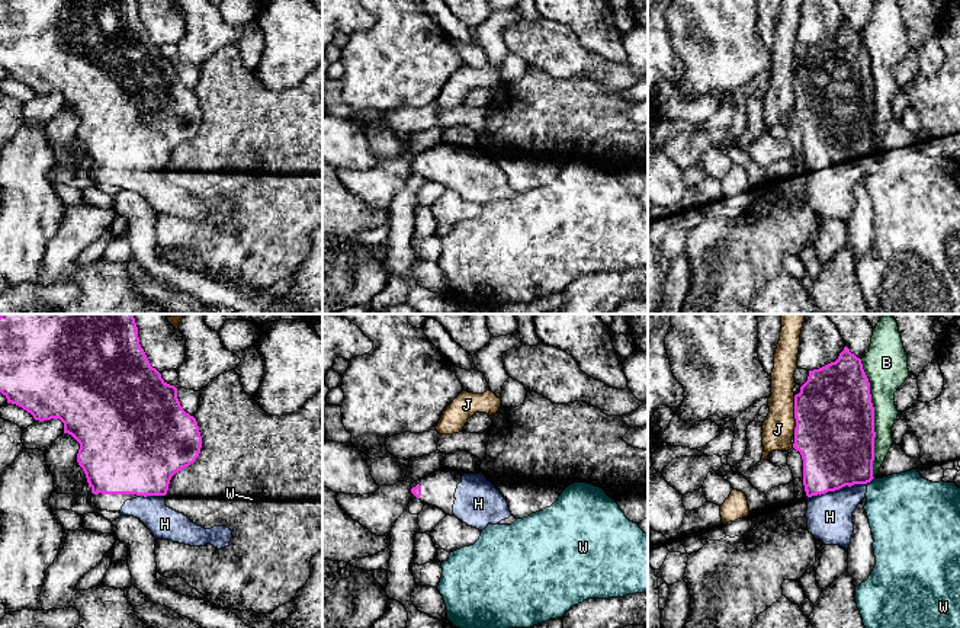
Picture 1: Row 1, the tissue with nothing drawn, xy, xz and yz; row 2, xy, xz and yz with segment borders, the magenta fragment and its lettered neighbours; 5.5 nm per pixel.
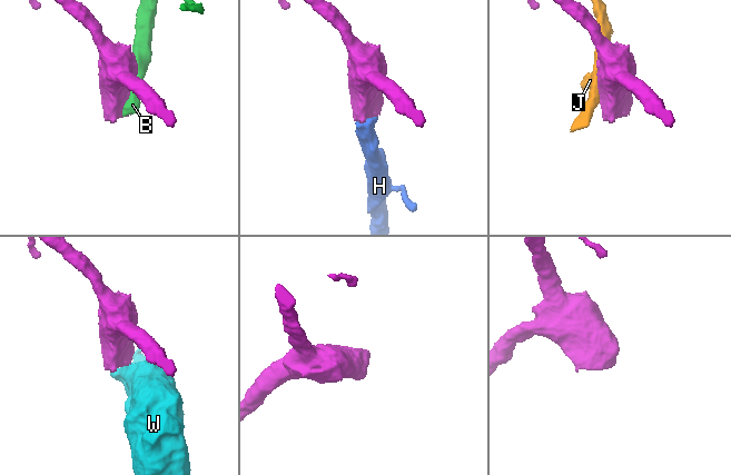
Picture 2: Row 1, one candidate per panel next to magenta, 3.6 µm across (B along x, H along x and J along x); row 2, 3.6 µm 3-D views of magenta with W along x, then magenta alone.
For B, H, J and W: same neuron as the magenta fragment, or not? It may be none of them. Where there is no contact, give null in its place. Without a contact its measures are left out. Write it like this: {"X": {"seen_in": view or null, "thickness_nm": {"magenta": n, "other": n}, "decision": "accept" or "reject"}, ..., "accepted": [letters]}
{"B": {"seen_in": "yz", "thickness_nm": {"magenta": 440, "other": 190}, "decision": "reject"}, "H": {"seen_in": "xy", "thickness_nm": {"magenta": 460, "other": 180}, "decision": "accept"}, "J": {"seen_in": "yz", "thickness_nm": {"magenta": 440, "other": 180}, "decision": "reject"}, "W": {"seen_in": "yz", "thickness_nm": {"magenta": 400, "other": 400}, "decision": "reject"}, "accepted": ["H"]}

